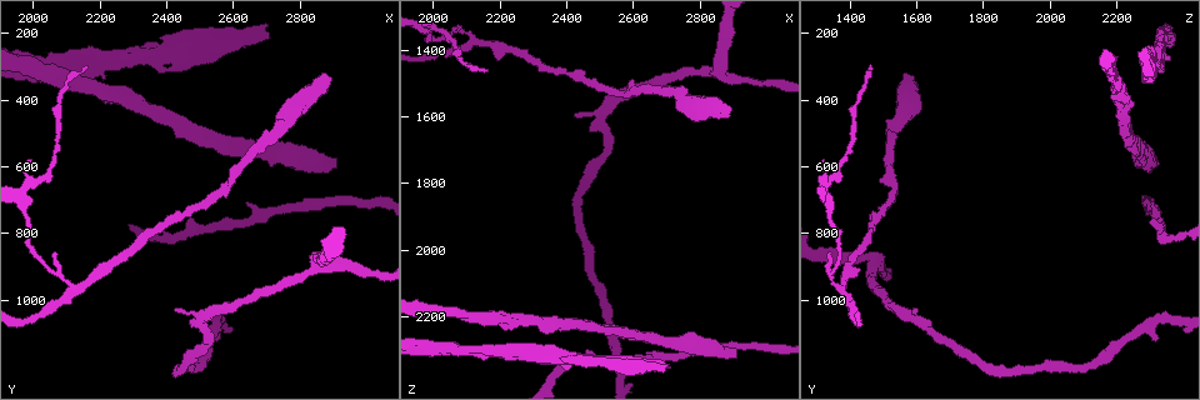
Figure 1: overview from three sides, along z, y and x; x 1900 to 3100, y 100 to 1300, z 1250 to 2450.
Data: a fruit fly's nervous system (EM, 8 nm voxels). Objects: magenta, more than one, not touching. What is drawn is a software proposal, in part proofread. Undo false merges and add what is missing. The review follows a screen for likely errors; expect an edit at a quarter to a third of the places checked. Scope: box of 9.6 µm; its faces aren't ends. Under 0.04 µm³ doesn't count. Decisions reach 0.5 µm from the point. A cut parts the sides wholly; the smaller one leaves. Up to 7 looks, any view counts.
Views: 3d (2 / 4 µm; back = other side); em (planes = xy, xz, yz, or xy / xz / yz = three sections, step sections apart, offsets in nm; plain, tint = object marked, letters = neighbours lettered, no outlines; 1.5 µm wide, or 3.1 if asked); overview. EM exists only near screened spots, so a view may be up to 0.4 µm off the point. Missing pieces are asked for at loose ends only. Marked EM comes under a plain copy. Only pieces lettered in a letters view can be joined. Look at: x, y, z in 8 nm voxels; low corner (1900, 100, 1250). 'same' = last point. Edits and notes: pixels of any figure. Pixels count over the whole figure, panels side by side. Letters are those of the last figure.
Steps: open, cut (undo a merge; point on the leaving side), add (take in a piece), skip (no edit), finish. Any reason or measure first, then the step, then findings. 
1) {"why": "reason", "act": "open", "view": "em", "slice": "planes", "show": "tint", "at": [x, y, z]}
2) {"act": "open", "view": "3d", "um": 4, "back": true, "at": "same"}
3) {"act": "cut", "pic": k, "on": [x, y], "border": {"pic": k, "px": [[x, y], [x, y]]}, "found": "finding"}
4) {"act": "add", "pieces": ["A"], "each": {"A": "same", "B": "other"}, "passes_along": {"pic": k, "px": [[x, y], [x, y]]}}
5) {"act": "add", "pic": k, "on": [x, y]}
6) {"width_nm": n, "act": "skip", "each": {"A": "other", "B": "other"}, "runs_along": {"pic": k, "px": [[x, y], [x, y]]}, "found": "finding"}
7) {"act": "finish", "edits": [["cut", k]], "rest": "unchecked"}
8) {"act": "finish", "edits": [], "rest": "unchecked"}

{"why": "arms part here", "act": "open", "view": "3d", "um": 2, "at": [2850, 890, 1470]}

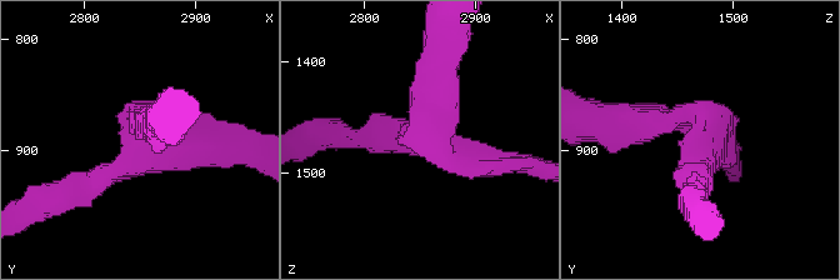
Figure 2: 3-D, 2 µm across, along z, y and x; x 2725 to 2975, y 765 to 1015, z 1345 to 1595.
{"arms": 3, "arm_widths_nm": [190, 200, 340], "why": "shape alone is not enough", "act": "open", "view": "em", "slice": "planes", "show": "tint", "at": [2852, 884, 1462]}

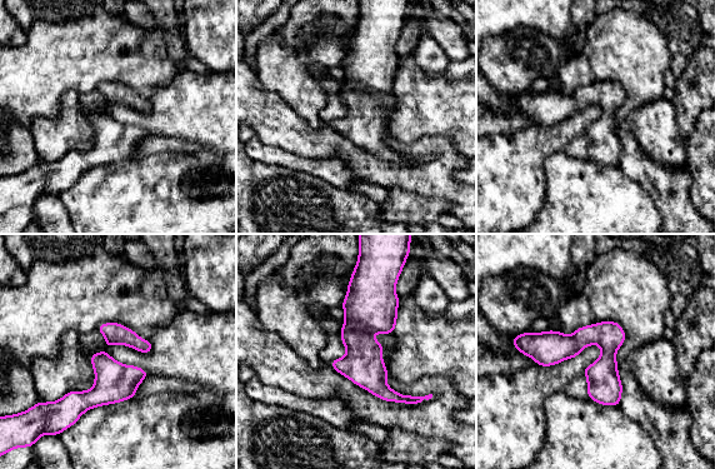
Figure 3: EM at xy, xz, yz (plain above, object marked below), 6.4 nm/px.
{"act": "open", "view": "em", "slice": "planes", "show": "letters", "at": "same"}

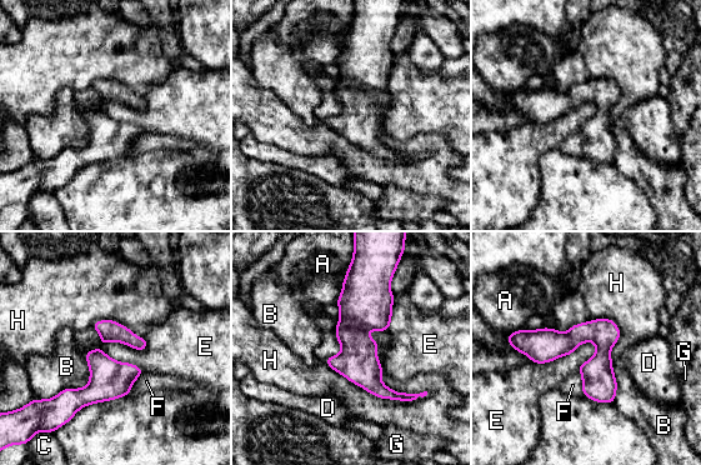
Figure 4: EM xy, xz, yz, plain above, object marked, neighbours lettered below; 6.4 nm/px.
{"width_nm": 220, "longest_contact_nm": ["H", 700], "act": "skip", "each": {"A": "other", "B": "other", "C": "other", "D": "other", "E": "other", "F": "other", "G": "other", "H": "other"}, "found": "continuous, no second neuron"}

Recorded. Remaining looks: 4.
{"why": "free end", "act": "open", "view": "3d", "um": 4, "at": [2700, 210, 2350]}

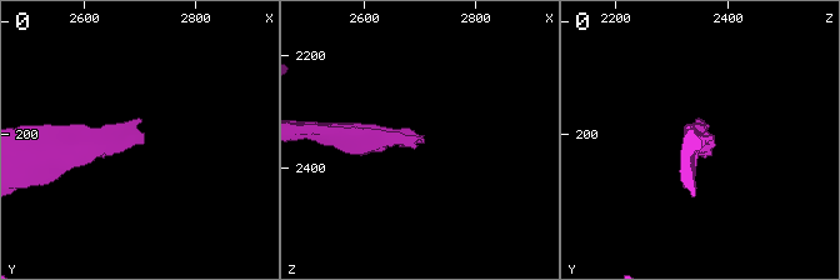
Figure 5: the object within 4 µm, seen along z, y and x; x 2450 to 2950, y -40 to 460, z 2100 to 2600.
{"why": "shape alone is not enough", "act": "open", "view": "em", "slice": "planes", "show": "tint", "at": [2705, 215, 2350]}

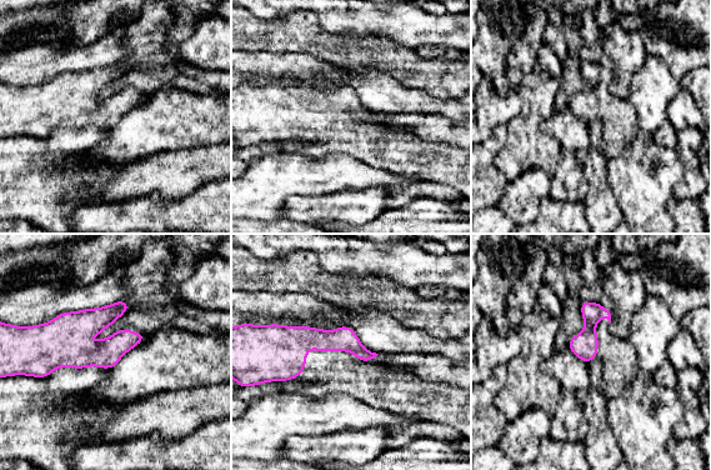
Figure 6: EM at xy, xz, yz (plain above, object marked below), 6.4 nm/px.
{"why": "see the neighbours", "act": "open", "view": "em", "slice": "planes", "show": "letters", "at": "same"}

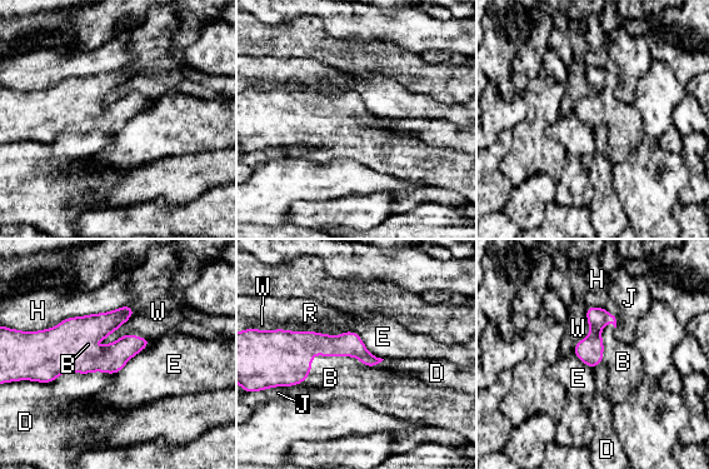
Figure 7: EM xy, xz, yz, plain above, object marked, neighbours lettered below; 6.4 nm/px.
{"act": "add", "pic": 7, "on": [330, 378], "each": {"B": "same", "D": "other", "E": "other", "H": "other", "J": "other", "R": "other", "W": "other"}, "passes_along": {"pic": 7, "px": [[293, 352], [331, 355], [330, 378]]}, "found": "it goes on there"}

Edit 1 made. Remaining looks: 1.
{"act": "finish", "edits": [["add", 7]], "rest": "unchecked"}

